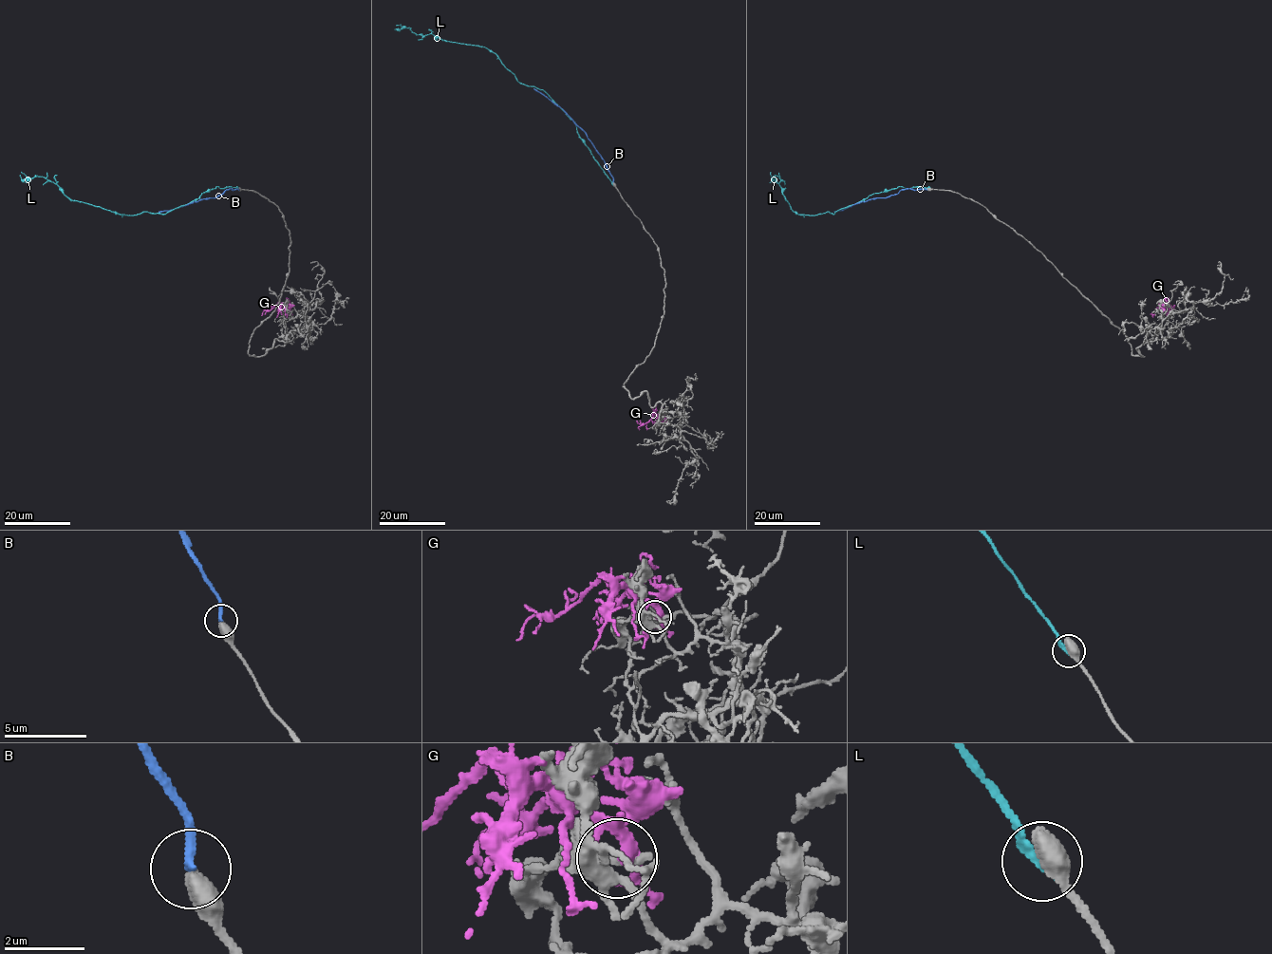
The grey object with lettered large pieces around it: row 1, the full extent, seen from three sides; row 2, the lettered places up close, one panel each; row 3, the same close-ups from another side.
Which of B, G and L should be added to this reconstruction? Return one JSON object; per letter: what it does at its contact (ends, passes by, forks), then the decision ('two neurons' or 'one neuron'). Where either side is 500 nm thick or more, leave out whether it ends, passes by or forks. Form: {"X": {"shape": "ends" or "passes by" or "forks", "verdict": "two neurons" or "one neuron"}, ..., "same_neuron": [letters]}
{"B": {"verdict": "one neuron"}, "G": {"shape": "forks", "verdict": "two neurons"}, "L": {"verdict": "two neurons"}, "same_neuron": ["B"]}

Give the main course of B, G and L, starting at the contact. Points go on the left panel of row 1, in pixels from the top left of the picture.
B: (238, 189), (227, 189), (212, 197), (158, 212)
G: (289, 310), (279, 302), (262, 315)
L: (238, 188), (217, 186), (166, 214), (119, 215), (70, 200), (44, 177), (23, 179), (20, 175)

